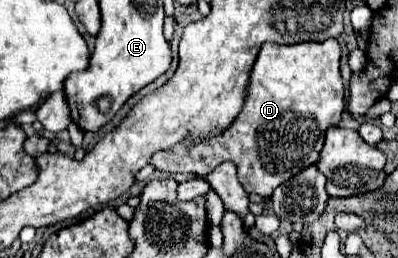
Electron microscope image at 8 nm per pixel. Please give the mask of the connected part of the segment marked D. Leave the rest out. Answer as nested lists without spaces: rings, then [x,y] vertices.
[[[336,39],[324,43],[308,41],[298,45],[264,43],[250,75],[246,103],[240,115],[234,119],[234,123],[226,127],[222,133],[214,135],[212,139],[192,141],[190,137],[186,137],[186,141],[178,143],[178,147],[158,151],[158,155],[150,159],[150,165],[156,171],[168,175],[206,177],[222,161],[232,161],[238,167],[238,177],[242,187],[248,193],[256,193],[268,199],[278,185],[282,185],[298,171],[318,161],[320,151],[324,147],[324,133],[328,127],[340,123],[342,111],[344,111],[344,83],[340,77],[340,45]]]

